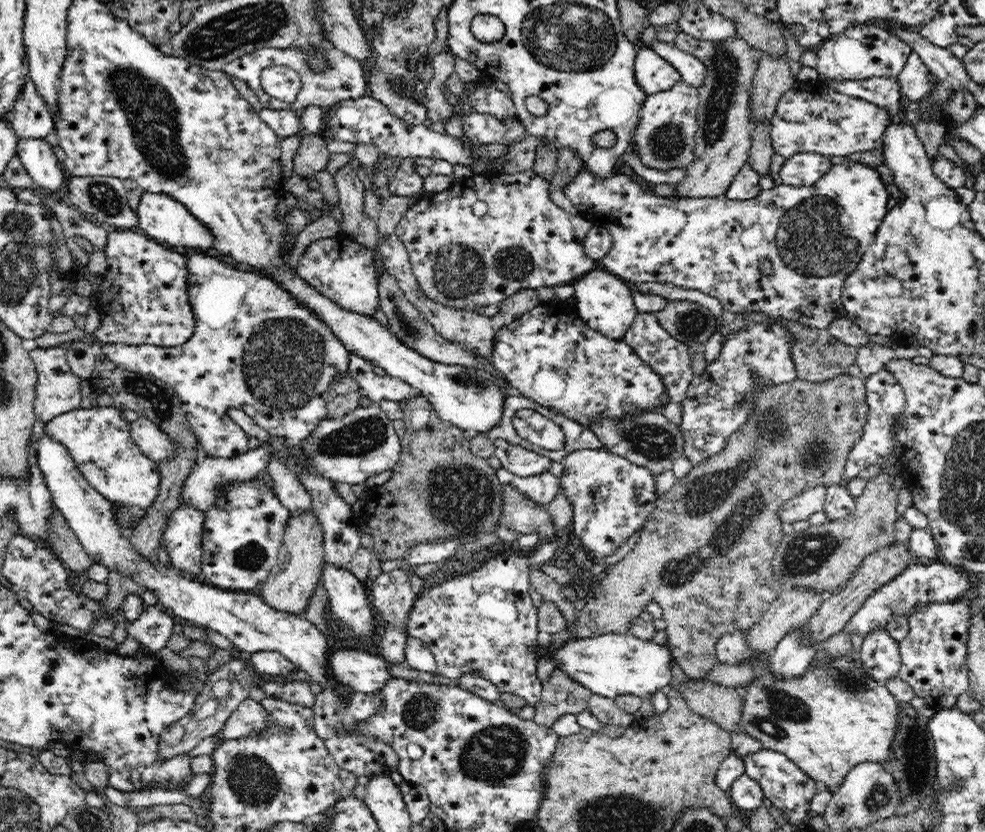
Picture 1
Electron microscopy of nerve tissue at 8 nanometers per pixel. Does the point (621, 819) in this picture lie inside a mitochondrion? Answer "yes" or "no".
yes

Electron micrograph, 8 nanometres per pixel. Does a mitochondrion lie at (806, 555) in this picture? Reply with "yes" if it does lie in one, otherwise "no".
yes

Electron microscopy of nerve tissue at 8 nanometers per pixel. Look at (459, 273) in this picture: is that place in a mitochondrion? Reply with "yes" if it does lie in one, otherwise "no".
yes

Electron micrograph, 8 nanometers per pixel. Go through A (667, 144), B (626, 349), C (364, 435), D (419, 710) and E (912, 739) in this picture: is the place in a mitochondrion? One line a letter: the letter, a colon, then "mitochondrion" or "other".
A: mitochondrion
B: other
C: mitochondrion
D: mitochondrion
E: mitochondrion

